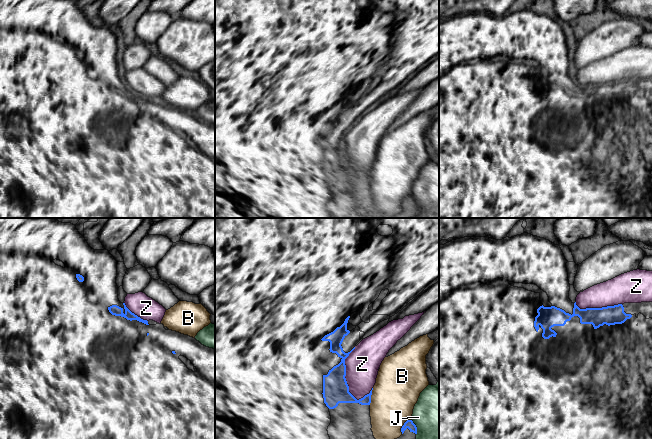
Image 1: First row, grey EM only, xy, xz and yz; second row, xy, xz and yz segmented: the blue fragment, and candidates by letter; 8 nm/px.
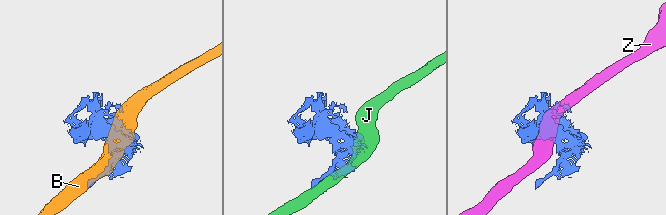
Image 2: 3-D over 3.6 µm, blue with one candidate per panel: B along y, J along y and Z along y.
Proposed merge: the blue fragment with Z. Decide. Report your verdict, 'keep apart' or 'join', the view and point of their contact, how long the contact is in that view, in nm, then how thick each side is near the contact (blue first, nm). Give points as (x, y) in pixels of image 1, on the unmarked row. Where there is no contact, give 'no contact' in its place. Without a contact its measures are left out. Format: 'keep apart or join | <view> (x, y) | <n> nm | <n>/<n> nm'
keep apart | xz (345, 150) | 440 nm | 200/260 nm

